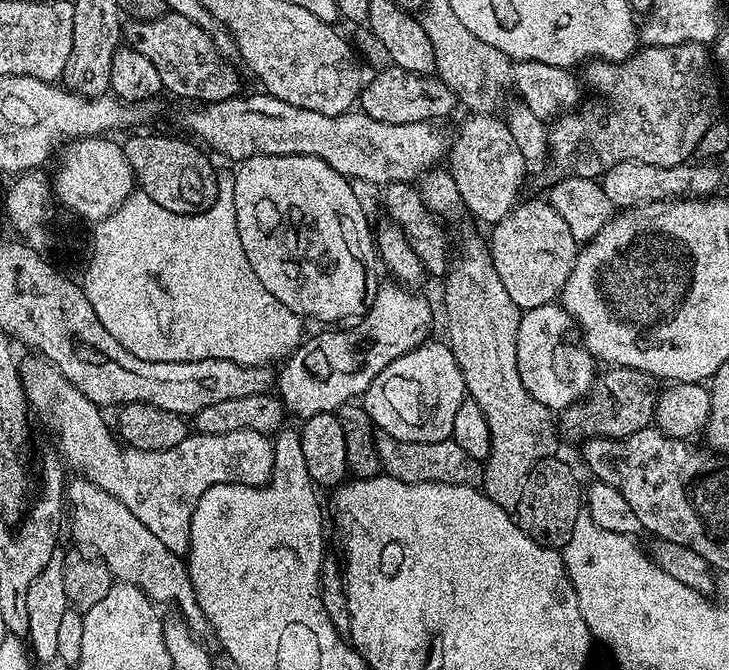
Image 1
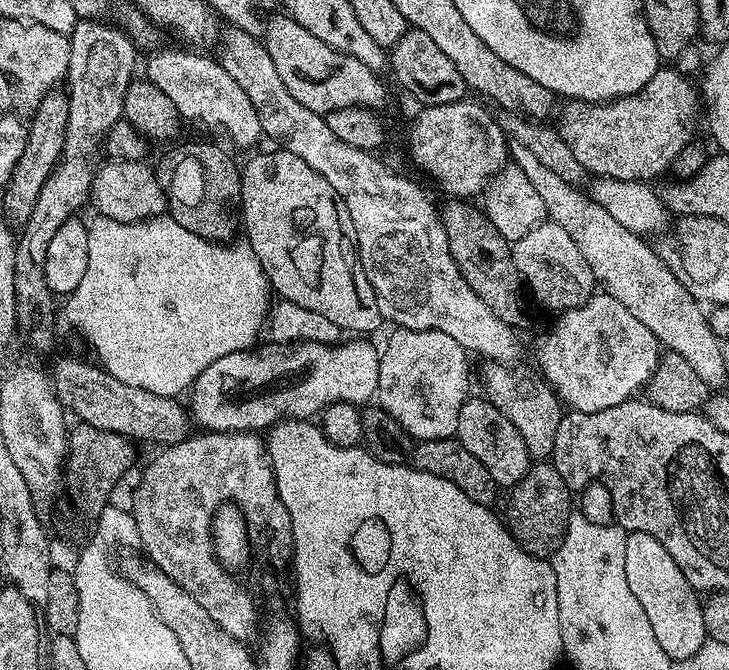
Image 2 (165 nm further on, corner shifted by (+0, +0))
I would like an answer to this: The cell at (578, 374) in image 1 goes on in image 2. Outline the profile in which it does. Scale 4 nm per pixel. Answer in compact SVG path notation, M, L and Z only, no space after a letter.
M597 291L582 306L559 313L536 352L543 379L569 409L577 412L606 410L633 399L639 388L647 389L660 364L660 339L630 314L623 299L612 295L616 294Z

